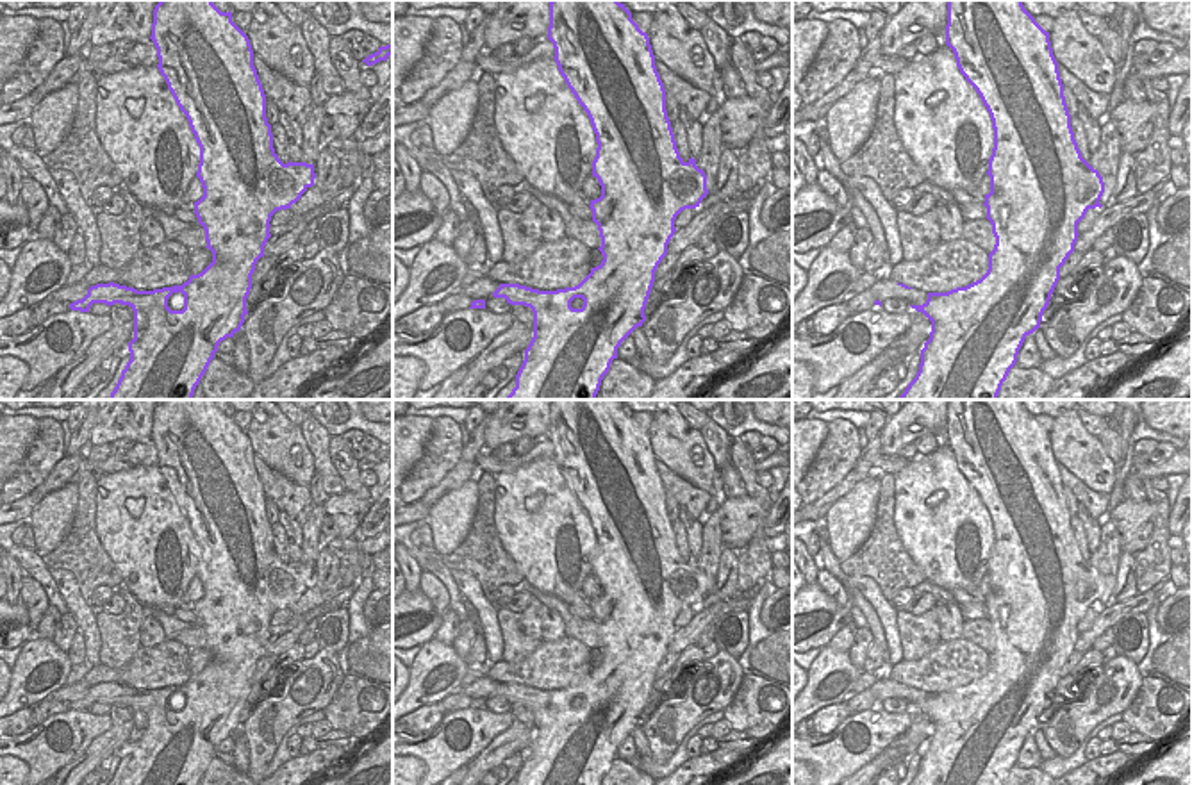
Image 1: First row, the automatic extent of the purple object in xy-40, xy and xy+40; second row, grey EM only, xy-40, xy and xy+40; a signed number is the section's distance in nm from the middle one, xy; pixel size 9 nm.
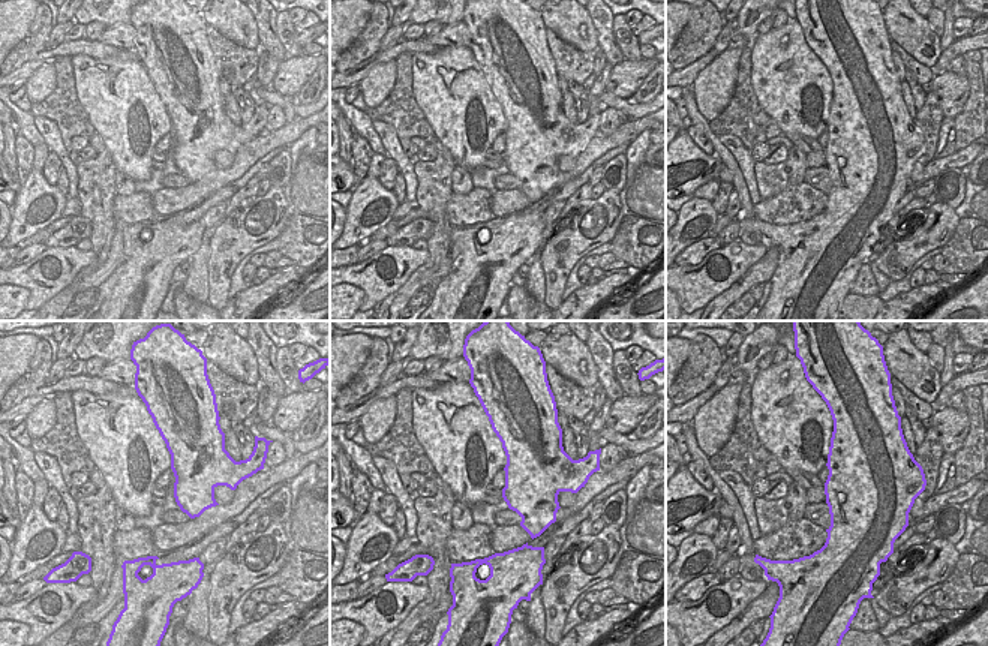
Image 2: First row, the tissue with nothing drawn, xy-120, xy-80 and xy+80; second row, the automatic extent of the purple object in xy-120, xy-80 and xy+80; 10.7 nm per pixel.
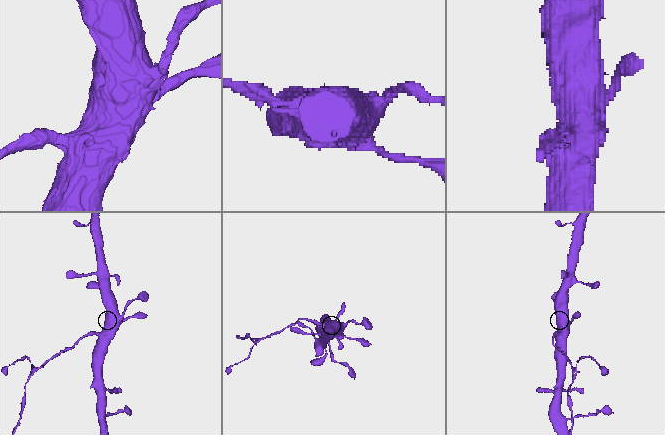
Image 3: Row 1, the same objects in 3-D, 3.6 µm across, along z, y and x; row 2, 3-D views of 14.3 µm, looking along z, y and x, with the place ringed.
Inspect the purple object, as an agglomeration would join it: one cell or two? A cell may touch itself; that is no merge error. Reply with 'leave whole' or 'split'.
split

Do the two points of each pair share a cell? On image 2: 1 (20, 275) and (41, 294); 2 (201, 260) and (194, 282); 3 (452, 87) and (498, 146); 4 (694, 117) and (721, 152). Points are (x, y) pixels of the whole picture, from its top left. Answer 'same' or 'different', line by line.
1: same
2: same
3: different
4: same

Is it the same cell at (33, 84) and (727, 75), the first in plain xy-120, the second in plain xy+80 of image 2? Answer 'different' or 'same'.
same

